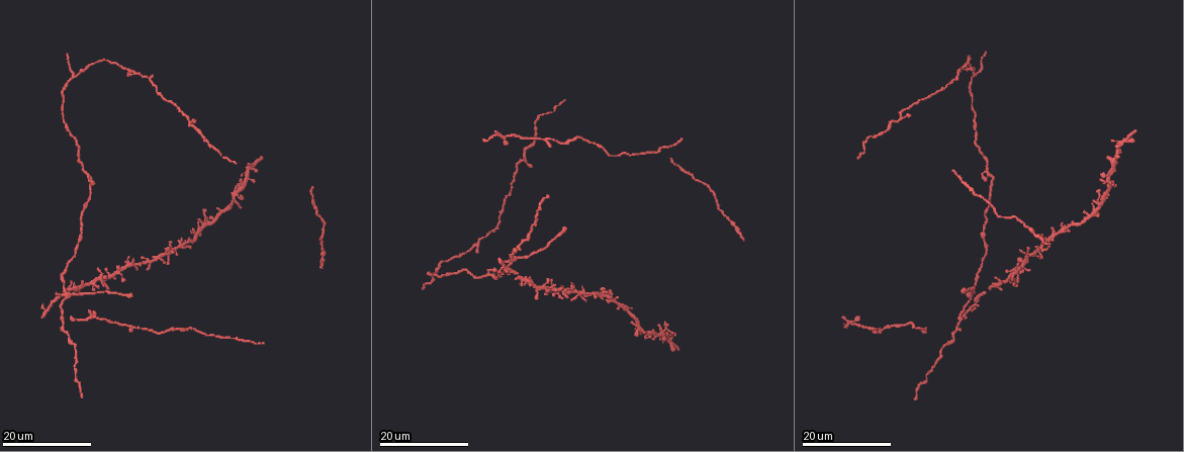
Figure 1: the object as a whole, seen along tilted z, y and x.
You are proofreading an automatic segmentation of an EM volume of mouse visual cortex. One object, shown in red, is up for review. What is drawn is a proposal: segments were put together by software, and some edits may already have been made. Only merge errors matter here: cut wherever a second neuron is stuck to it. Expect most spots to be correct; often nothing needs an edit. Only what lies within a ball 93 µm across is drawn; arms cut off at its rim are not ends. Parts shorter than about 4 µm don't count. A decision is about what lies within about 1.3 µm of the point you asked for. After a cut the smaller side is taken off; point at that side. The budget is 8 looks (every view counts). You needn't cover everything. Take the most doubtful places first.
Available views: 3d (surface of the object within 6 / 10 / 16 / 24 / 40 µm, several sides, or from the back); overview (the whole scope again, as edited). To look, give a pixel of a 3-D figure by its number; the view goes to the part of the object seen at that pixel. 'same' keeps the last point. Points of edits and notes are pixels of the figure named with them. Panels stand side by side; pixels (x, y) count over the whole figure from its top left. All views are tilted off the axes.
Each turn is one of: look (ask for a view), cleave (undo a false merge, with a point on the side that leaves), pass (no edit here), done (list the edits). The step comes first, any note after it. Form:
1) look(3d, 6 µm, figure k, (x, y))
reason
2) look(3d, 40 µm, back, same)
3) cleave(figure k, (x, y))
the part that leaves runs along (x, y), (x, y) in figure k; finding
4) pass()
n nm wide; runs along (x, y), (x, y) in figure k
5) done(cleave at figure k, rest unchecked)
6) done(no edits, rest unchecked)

look(3d, 24 µm, figure 1, (899, 116))
looks like a crossing

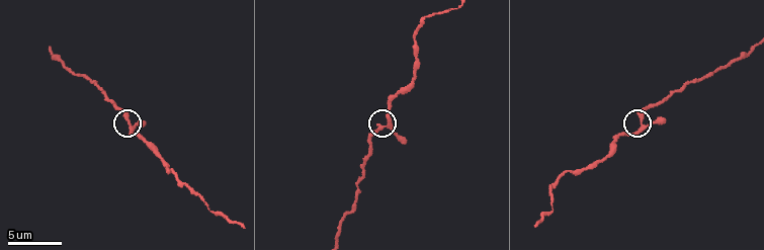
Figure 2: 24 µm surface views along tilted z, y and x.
look(3d, 6 µm, figure 2, (644, 123))

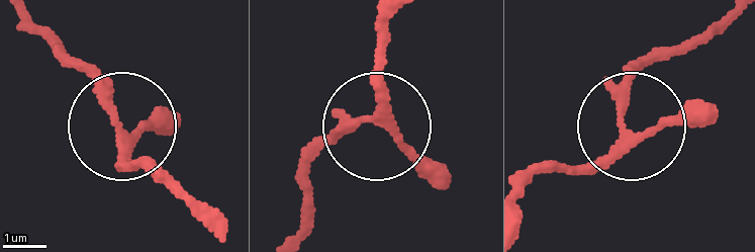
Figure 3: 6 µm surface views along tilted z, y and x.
pass()
runs along (724, 19), (644, 61), (621, 112), (639, 133), (712, 118) in figure 3; one neuron here

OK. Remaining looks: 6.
look(3d, 16 µm, figure 1, (1111, 170))
three arms meet

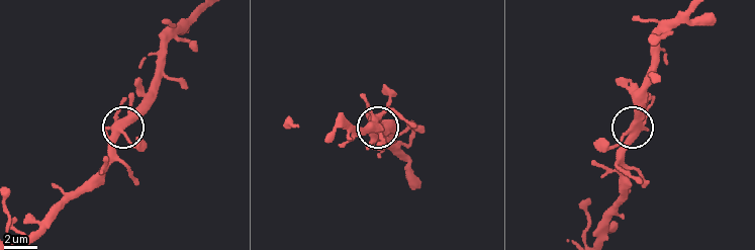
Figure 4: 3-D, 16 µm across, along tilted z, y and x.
look(3d, 10 µm, figure 4, (629, 131))

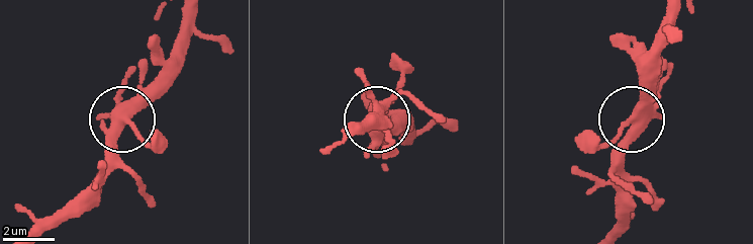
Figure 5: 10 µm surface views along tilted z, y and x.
pass()
one neuron here

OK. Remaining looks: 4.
look(3d, 24 µm, figure 1, (73, 76))
a fork

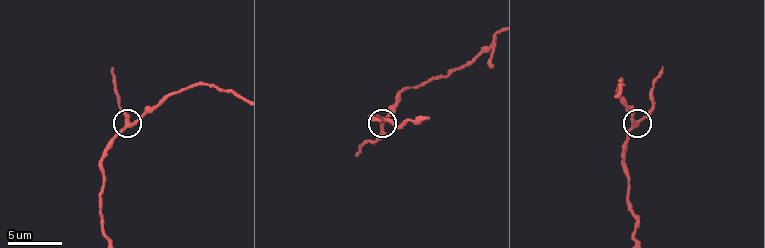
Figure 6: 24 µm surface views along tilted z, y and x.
look(3d, 6 µm, figure 6, (128, 122))

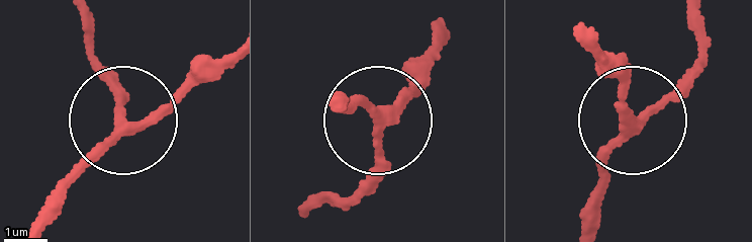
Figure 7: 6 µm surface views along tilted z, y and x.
pass()
runs along (590, 224), (619, 132), (659, 110), (706, 61) in figure 7; one neuron here

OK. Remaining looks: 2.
look(3d, 24 µm, figure 1, (204, 221))
thin arm on a thick one

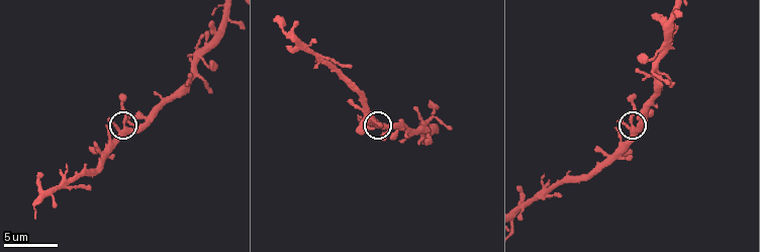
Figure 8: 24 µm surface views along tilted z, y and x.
look(3d, 6 µm, figure 8, (126, 127))

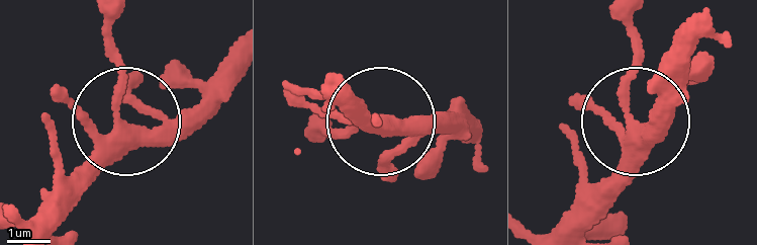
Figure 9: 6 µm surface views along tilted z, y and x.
pass()
runs along (555, 226), (633, 135), (623, 102), (637, 58), (633, 15) in figure 9; continuous, no second neuron

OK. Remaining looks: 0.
done(no edits, rest unchecked)

